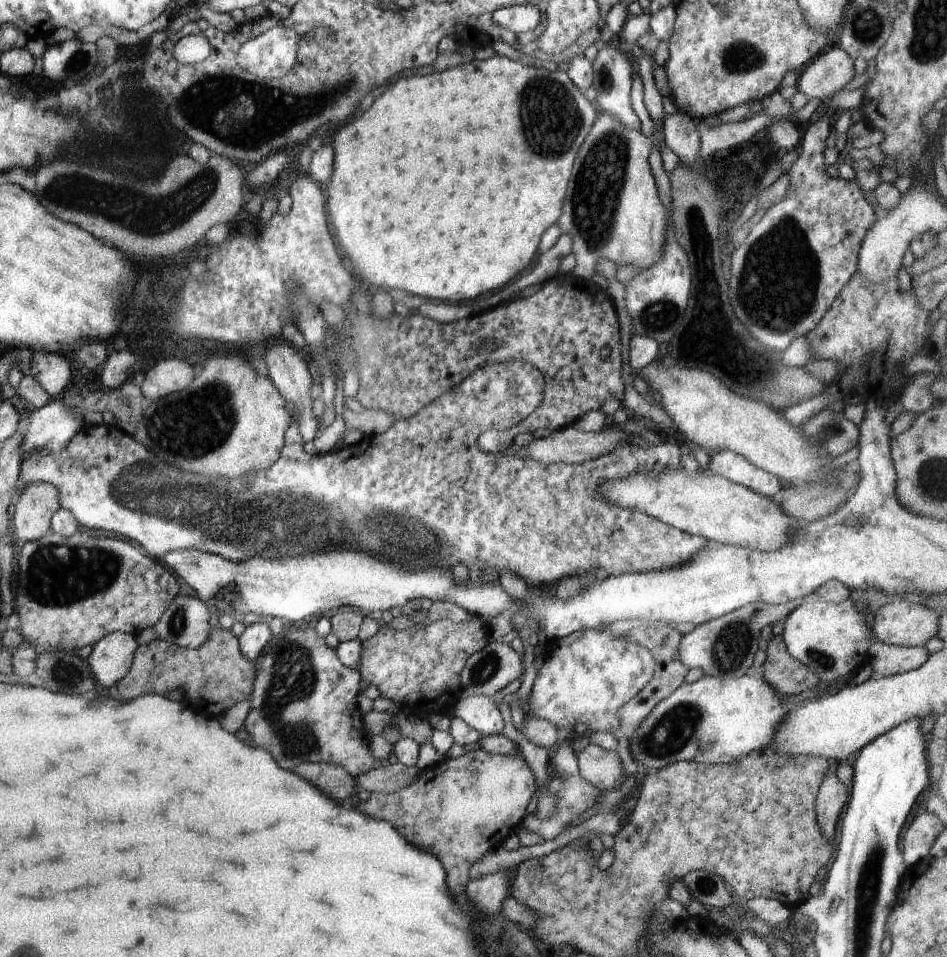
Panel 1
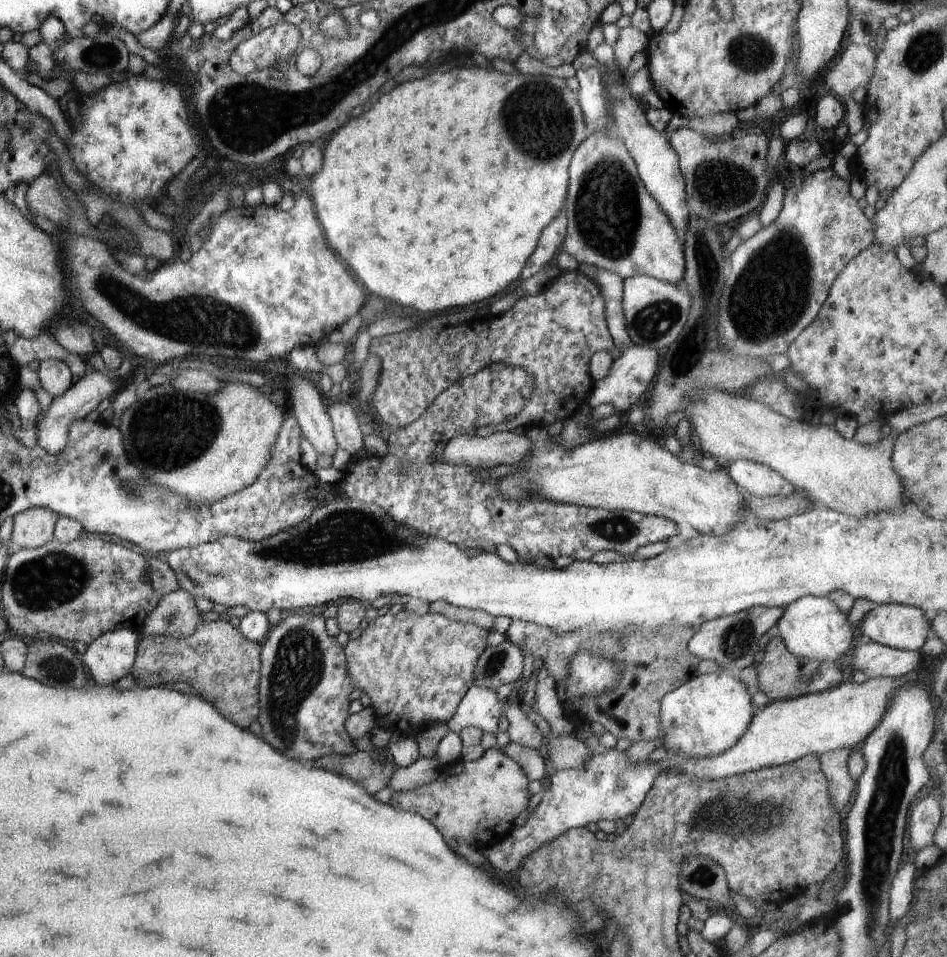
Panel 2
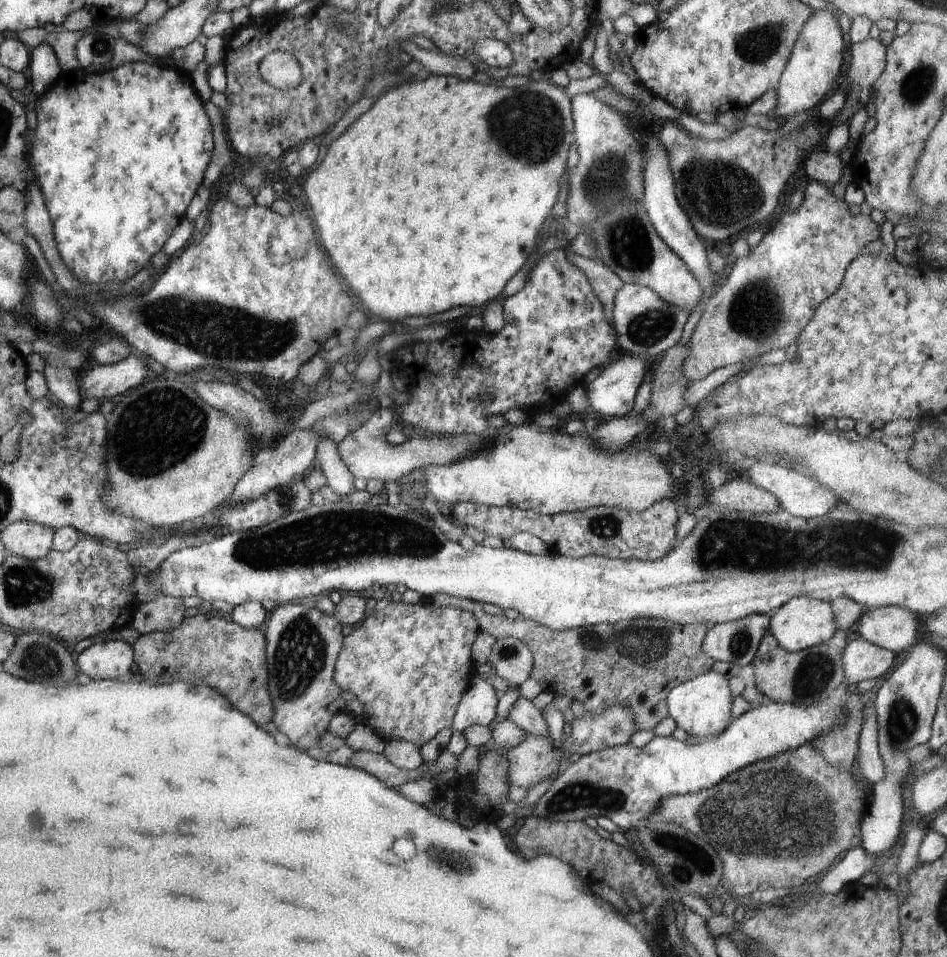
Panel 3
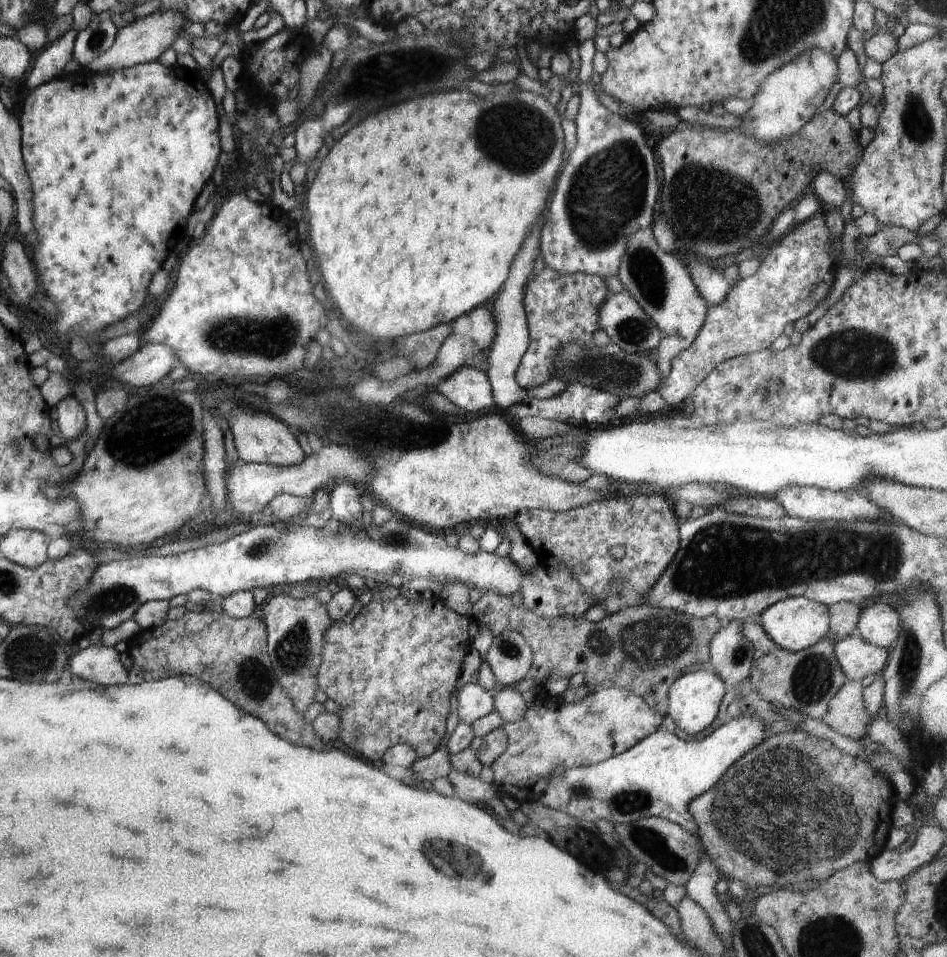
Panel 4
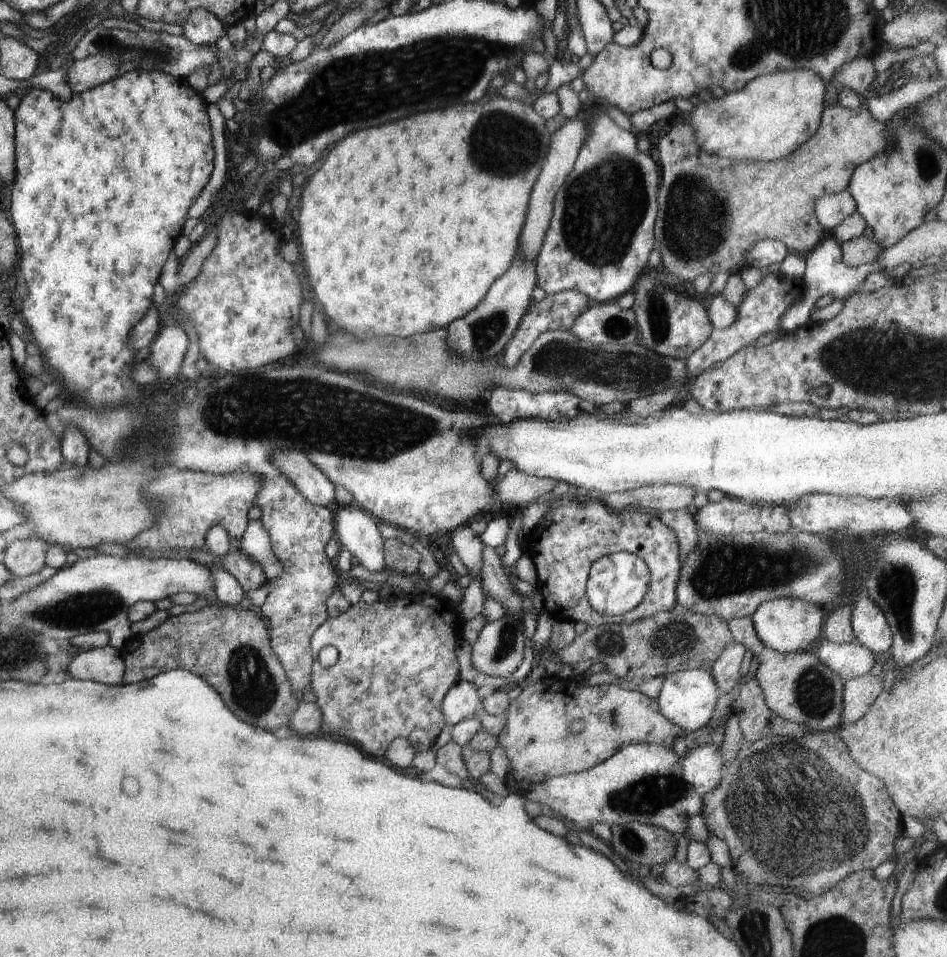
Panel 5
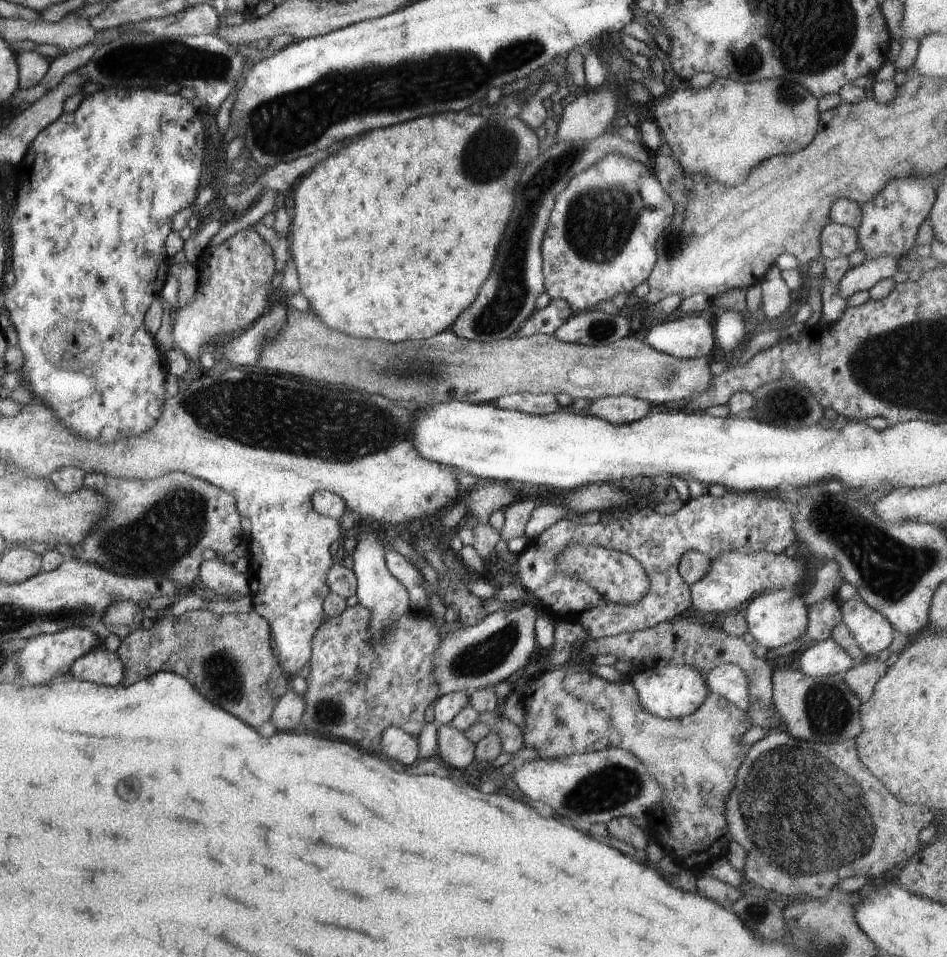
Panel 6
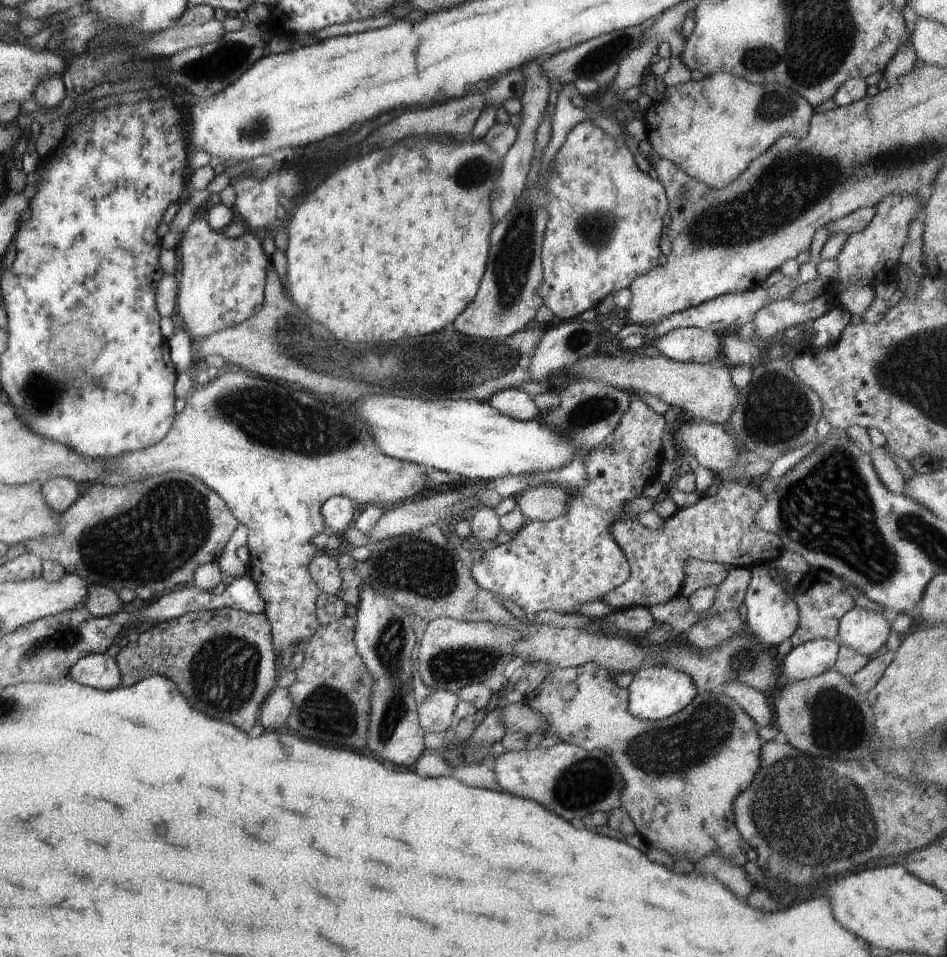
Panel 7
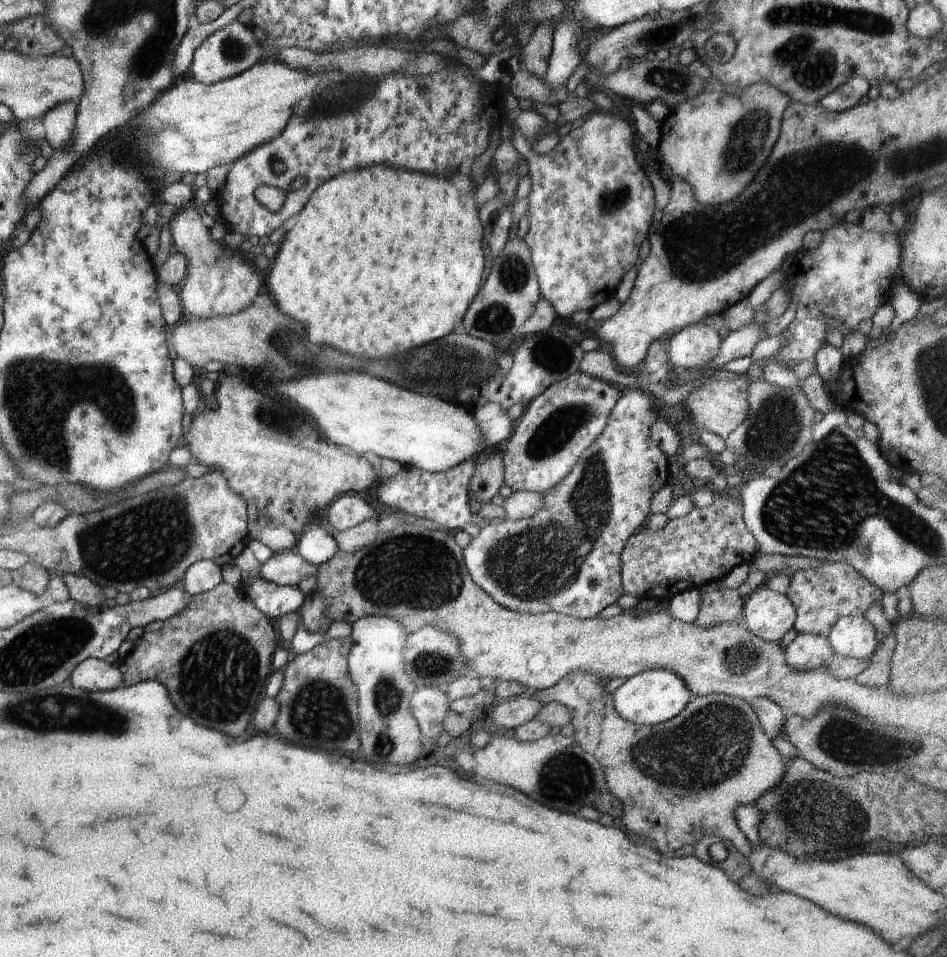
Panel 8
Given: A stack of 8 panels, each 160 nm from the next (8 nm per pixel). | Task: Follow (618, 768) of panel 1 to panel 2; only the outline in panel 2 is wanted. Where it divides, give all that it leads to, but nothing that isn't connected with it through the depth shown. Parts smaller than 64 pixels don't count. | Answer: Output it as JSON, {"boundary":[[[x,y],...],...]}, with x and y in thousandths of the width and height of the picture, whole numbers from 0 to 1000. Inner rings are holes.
{"boundary":[[[584,766],[574,789],[583,794],[587,805],[616,804],[627,790],[621,778],[611,774],[606,768],[589,770]]]}

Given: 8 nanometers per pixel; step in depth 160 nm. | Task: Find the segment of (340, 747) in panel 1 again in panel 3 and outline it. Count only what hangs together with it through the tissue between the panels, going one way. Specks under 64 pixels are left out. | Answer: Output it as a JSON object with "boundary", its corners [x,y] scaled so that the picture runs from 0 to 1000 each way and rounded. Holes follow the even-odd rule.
{"boundary":[[[321,628],[306,629],[301,632],[295,632],[291,637],[288,637],[284,644],[282,649],[277,656],[279,660],[279,665],[281,668],[281,698],[284,704],[283,707],[283,723],[285,724],[285,731],[288,736],[289,748],[288,752],[291,761],[298,765],[298,767],[302,767],[304,773],[306,773],[307,780],[310,780],[318,785],[327,784],[327,782],[334,782],[336,777],[336,773],[338,773],[338,769],[344,765],[348,751],[351,750],[351,745],[346,743],[346,738],[348,738],[350,734],[353,734],[359,725],[361,725],[361,720],[357,717],[357,714],[353,711],[353,699],[354,694],[357,688],[357,684],[360,682],[362,676],[362,662],[360,661],[361,653],[351,644],[341,641],[338,636],[329,633],[329,631]]]}

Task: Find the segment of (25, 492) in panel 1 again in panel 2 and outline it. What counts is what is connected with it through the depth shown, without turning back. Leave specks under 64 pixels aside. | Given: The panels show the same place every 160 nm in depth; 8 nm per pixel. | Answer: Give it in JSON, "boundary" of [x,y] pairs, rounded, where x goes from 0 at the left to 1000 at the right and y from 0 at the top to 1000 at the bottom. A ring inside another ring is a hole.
{"boundary":[[[36,530],[14,539],[13,566],[21,574],[37,574],[58,562],[60,537],[49,530]]]}

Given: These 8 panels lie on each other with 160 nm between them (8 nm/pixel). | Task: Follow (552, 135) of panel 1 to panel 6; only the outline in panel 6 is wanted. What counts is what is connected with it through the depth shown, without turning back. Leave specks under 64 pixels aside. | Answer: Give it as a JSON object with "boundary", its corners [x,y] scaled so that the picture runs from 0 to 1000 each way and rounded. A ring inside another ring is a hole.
{"boundary":[[[475,117],[456,123],[433,125],[403,136],[391,136],[376,144],[367,155],[359,157],[355,163],[336,170],[317,185],[312,193],[310,228],[307,230],[305,247],[305,263],[313,276],[318,305],[327,316],[327,325],[332,324],[332,329],[344,336],[344,341],[351,345],[365,347],[374,353],[427,357],[433,353],[454,353],[475,344],[482,332],[503,313],[509,297],[515,293],[543,215],[544,197],[550,182],[559,169],[570,161],[570,145],[564,135],[560,135],[547,122],[530,120],[526,127],[524,123],[515,125],[515,122],[509,120]]]}

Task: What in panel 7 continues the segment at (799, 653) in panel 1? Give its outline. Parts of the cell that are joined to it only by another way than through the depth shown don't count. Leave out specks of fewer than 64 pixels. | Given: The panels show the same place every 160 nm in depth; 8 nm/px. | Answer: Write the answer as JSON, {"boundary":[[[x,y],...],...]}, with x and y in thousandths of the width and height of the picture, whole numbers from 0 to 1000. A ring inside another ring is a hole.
{"boundary":[[[800,589],[793,595],[793,604],[788,617],[788,652],[793,662],[796,662],[809,675],[823,675],[835,667],[843,657],[844,637],[837,627],[835,618],[829,618],[815,606],[812,589]]]}

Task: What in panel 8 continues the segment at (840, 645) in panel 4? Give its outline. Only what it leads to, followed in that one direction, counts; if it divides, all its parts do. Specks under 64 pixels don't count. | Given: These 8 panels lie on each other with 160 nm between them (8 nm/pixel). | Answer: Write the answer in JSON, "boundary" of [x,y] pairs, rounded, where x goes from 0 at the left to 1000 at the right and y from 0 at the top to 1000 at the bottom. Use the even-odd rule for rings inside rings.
{"boundary":[[[853,661],[843,662],[828,679],[830,694],[839,701],[856,701],[868,697],[882,682],[873,666]]]}

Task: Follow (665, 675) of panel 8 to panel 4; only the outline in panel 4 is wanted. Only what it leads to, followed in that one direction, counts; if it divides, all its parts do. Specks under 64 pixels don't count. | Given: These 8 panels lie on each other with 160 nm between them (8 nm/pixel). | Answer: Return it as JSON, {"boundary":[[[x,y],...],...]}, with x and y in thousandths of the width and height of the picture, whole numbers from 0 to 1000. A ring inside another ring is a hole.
{"boundary":[[[749,697],[727,700],[724,704],[716,707],[707,718],[704,747],[710,750],[716,761],[719,761],[729,769],[735,769],[754,754],[762,729],[768,722],[766,713]]]}

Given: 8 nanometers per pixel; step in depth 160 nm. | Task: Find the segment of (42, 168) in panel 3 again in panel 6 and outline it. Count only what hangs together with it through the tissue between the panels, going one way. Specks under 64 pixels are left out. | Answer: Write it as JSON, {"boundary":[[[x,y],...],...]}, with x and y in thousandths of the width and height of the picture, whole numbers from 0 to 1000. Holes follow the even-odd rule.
{"boundary":[[[112,91],[112,94],[90,98],[80,115],[65,119],[59,127],[54,127],[49,134],[40,137],[36,146],[29,153],[25,167],[16,176],[17,217],[8,220],[5,237],[11,243],[8,255],[10,257],[13,255],[11,268],[13,268],[13,282],[17,288],[17,297],[11,303],[6,303],[4,318],[11,339],[19,348],[19,364],[26,374],[22,387],[25,390],[25,402],[36,411],[39,420],[53,425],[65,443],[77,452],[99,459],[102,463],[122,462],[125,459],[150,454],[165,443],[171,433],[171,421],[178,414],[173,405],[177,390],[174,372],[169,370],[163,352],[154,347],[152,331],[163,312],[169,309],[178,287],[180,276],[174,255],[176,247],[182,241],[180,238],[182,228],[192,217],[203,216],[206,213],[209,197],[215,189],[213,182],[215,182],[215,159],[220,143],[215,132],[219,130],[210,117],[207,119],[205,115],[209,115],[208,110],[201,111],[199,106],[190,102],[188,98],[180,100],[158,92]]]}

